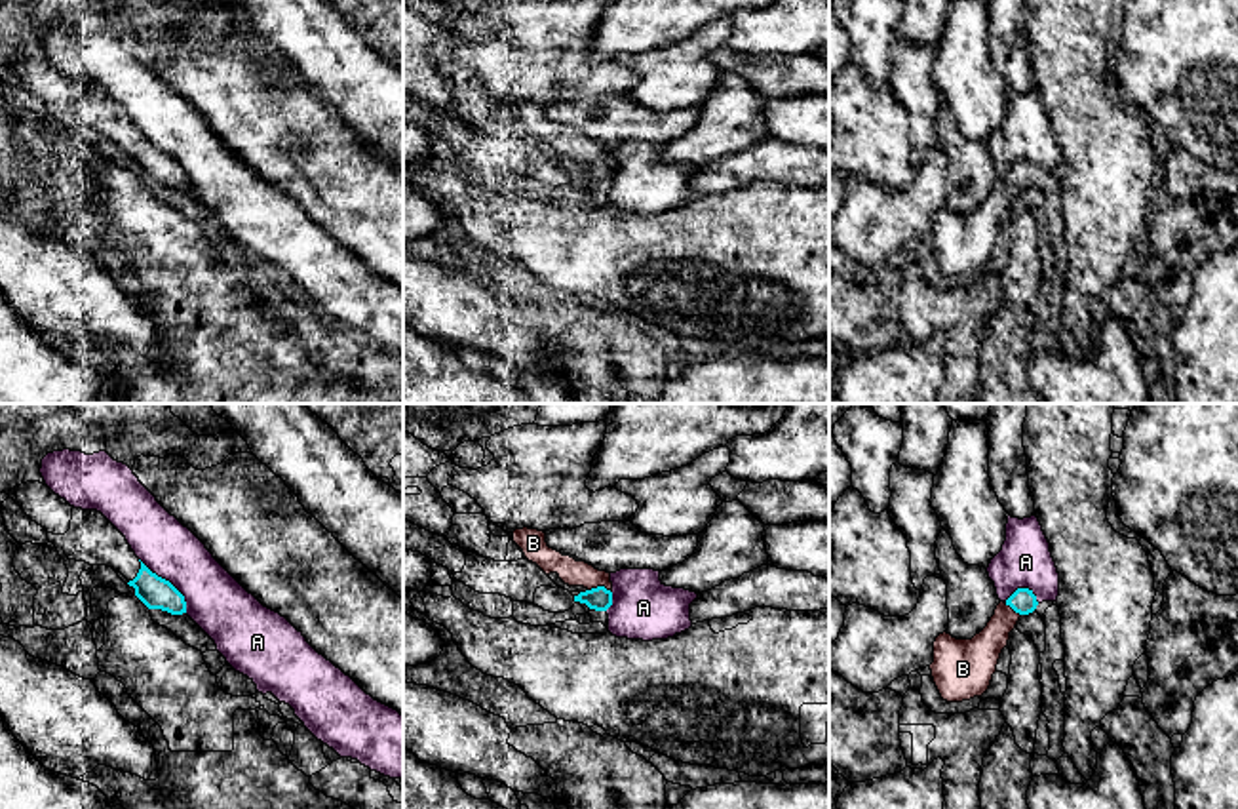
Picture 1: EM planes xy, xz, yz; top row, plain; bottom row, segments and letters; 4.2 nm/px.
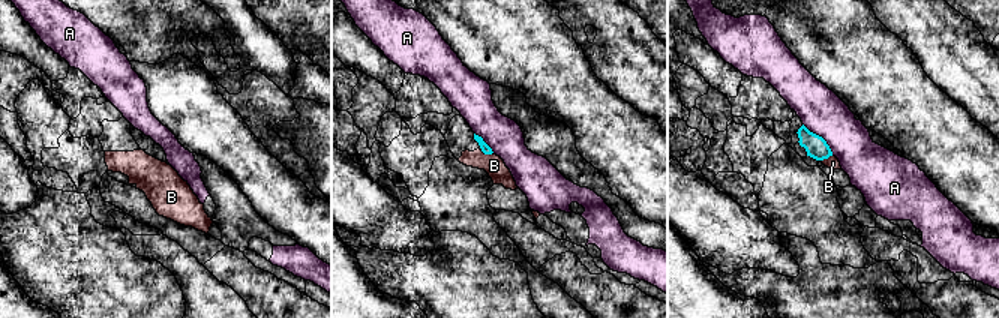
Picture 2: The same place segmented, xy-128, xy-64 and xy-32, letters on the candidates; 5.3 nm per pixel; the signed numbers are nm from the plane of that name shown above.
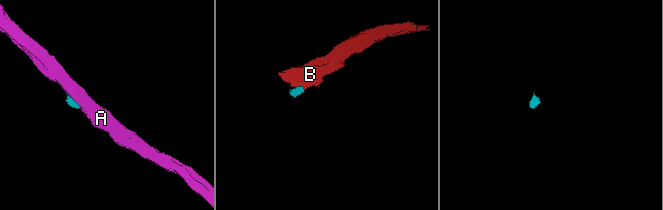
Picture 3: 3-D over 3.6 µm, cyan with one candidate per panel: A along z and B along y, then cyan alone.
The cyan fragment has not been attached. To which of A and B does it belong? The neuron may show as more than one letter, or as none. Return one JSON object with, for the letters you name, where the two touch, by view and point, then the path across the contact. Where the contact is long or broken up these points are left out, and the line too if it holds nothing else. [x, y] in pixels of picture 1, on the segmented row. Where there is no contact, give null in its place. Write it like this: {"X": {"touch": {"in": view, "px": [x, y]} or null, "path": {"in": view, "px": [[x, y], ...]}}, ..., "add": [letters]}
{"B": {"touch": {"in": "xz", "px": [599, 587]}, "path": {"in": "xz", "px": [[599, 598], [599, 587], [590, 577], [575, 573]]}}, "add": ["B"]}

